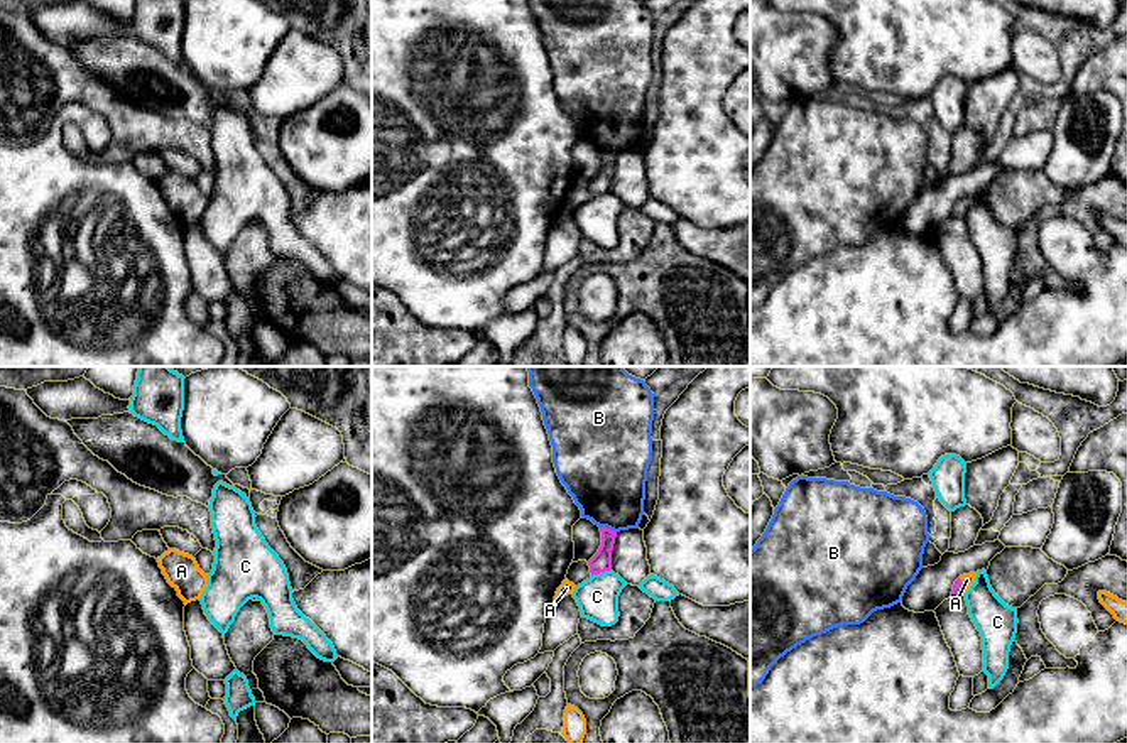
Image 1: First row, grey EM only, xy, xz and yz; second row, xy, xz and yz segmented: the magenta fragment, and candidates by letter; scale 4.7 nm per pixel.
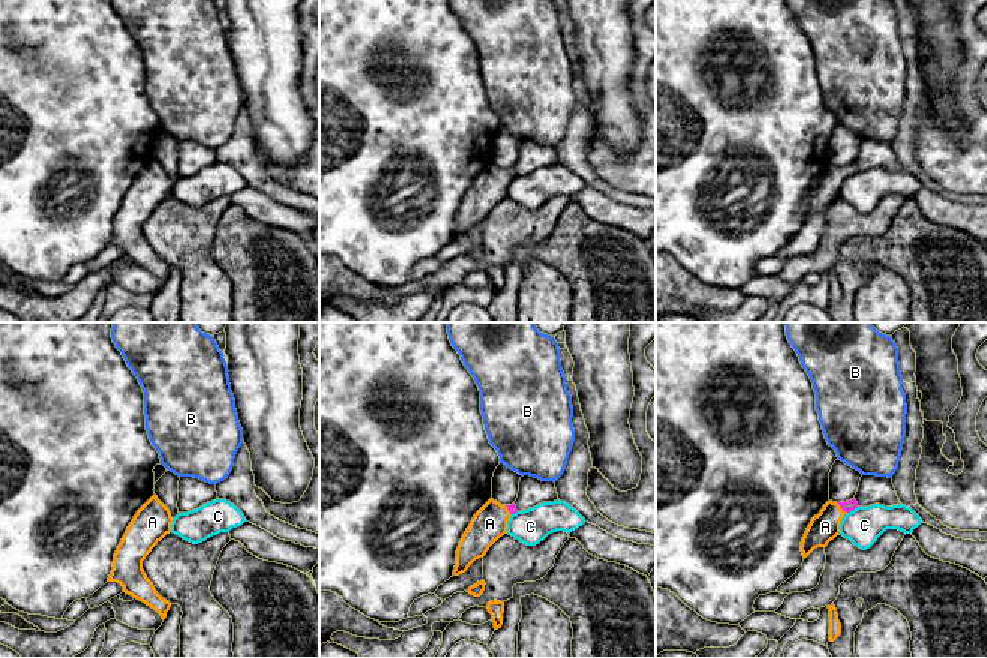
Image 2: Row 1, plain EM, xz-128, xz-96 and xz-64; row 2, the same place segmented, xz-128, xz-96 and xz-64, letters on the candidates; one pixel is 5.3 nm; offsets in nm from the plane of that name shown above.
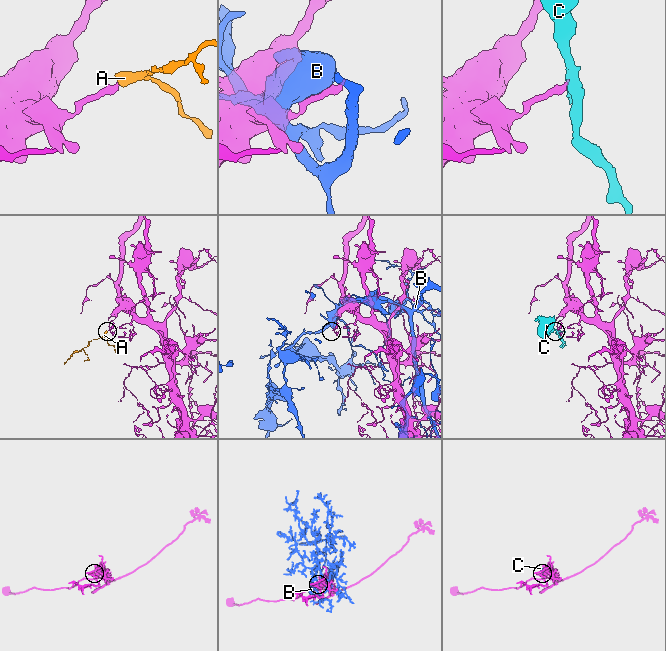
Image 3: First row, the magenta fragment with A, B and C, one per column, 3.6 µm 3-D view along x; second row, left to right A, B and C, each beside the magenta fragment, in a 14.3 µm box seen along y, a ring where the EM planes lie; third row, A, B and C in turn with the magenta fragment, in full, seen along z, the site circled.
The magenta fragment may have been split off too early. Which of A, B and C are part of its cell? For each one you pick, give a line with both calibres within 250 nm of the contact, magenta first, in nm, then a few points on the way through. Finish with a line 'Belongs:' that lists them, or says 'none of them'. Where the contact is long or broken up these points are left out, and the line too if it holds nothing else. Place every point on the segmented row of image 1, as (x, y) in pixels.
A: Thickness 50 nm (magenta) against 60 nm. Path across: yz (958, 586), (962, 585), (967, 580)
Belongs: A

